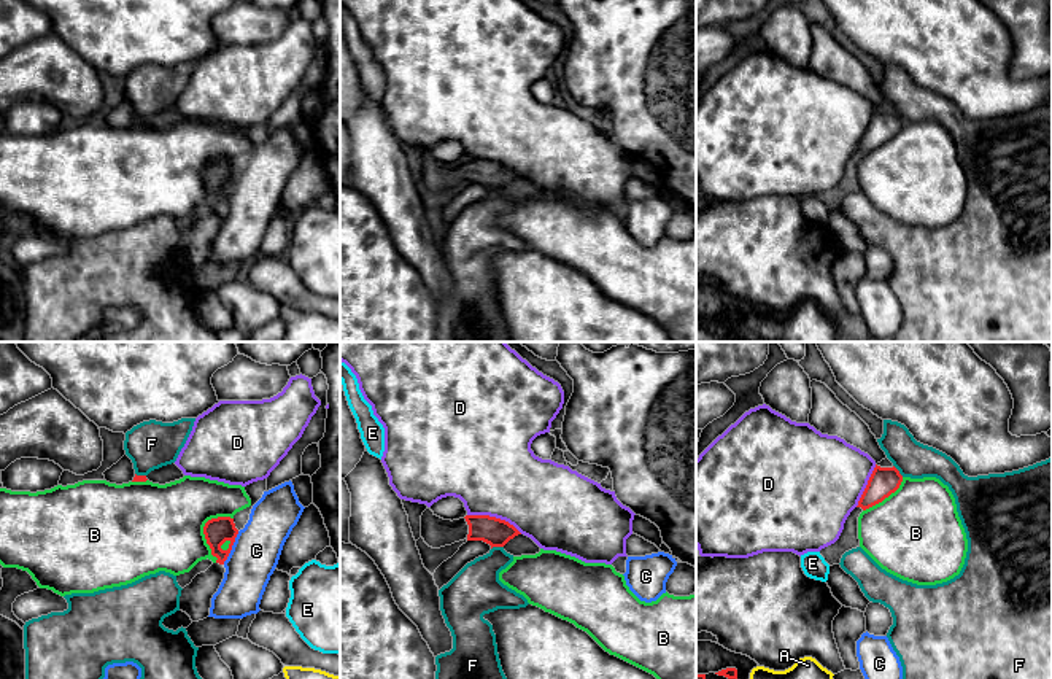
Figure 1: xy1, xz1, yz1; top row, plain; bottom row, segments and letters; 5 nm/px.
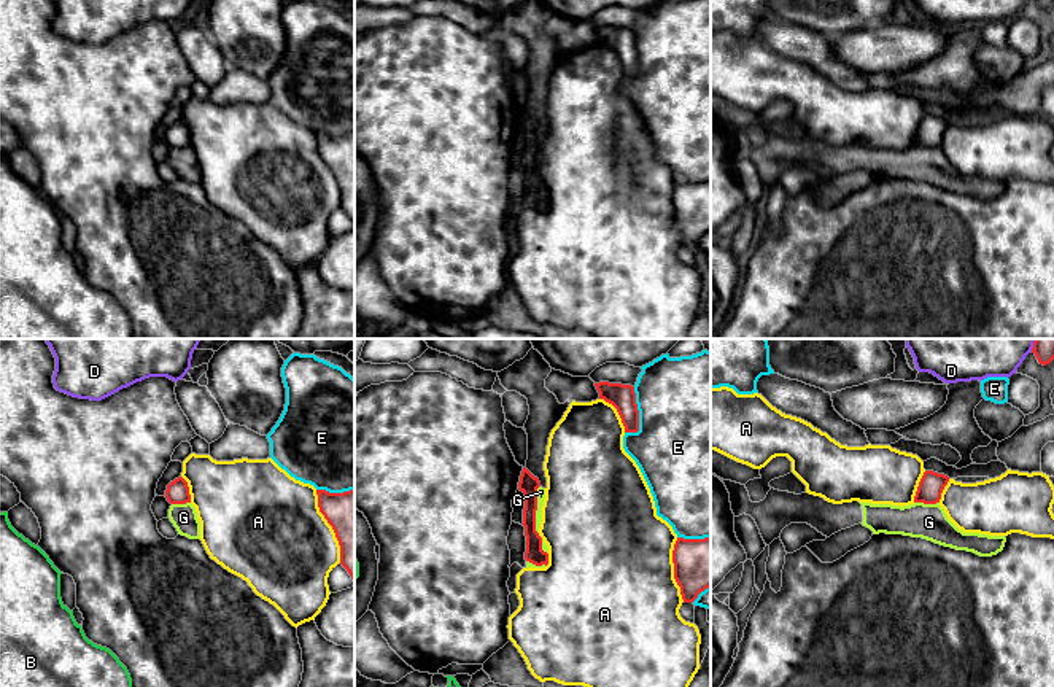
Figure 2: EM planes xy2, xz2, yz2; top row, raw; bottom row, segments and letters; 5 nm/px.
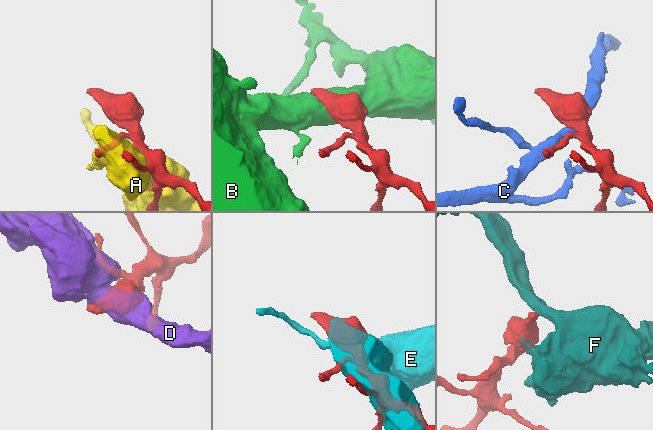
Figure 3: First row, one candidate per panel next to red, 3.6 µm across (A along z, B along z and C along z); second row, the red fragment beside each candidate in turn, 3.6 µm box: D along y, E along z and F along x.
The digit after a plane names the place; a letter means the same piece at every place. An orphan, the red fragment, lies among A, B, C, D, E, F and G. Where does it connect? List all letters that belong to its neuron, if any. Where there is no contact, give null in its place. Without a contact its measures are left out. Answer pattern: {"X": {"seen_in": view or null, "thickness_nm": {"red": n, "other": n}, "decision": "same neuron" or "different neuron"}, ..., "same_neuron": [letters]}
{"A": {"seen_in": "xy2", "thickness_nm": {"red": 260, "other": 480}, "decision": "different neuron"}, "B": {"seen_in": "xy1", "thickness_nm": {"red": 130, "other": 440}, "decision": "different neuron"}, "C": {"seen_in": "xy1", "thickness_nm": {"red": 130, "other": 240}, "decision": "different neuron"}, "D": {"seen_in": "xz1", "thickness_nm": {"red": 140, "other": 440}, "decision": "different neuron"}, "E": {"seen_in": "xz2", "thickness_nm": {"red": 130, "other": 500}, "decision": "different neuron"}, "F": {"seen_in": "xz1", "thickness_nm": {"red": 140, "other": 260}, "decision": "different neuron"}, "G": {"seen_in": "xz2", "thickness_nm": {"red": 100, "other": 50}, "decision": "different neuron"}, "same_neuron": []}

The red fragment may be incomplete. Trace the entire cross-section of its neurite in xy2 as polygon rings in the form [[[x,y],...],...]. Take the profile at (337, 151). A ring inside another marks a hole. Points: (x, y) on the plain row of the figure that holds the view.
[[[316,134],[318,151],[332,170],[340,189],[340,208],[355,226],[355,134],[329,137]]]

